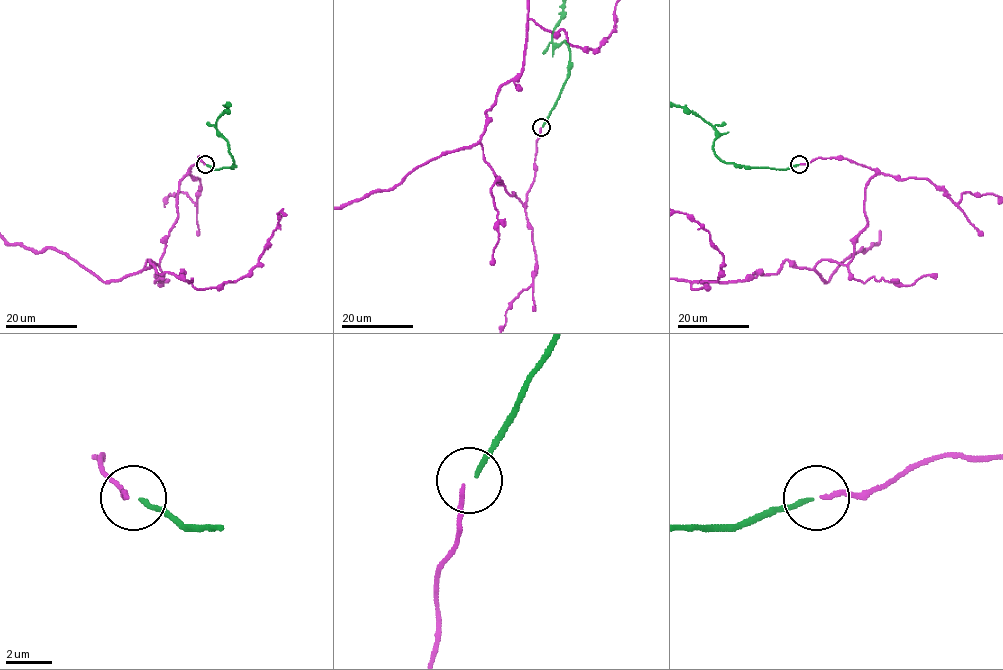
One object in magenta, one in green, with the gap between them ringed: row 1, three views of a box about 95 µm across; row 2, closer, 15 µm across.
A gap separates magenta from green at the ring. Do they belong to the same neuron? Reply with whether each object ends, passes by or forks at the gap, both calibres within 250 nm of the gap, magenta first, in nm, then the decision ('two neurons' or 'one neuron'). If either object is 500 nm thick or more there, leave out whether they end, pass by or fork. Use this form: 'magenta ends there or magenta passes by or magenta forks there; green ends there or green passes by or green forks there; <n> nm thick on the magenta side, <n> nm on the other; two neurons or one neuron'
magenta ends there; green ends there; 180 nm thick on the magenta side, 200 nm on the other; two neurons

